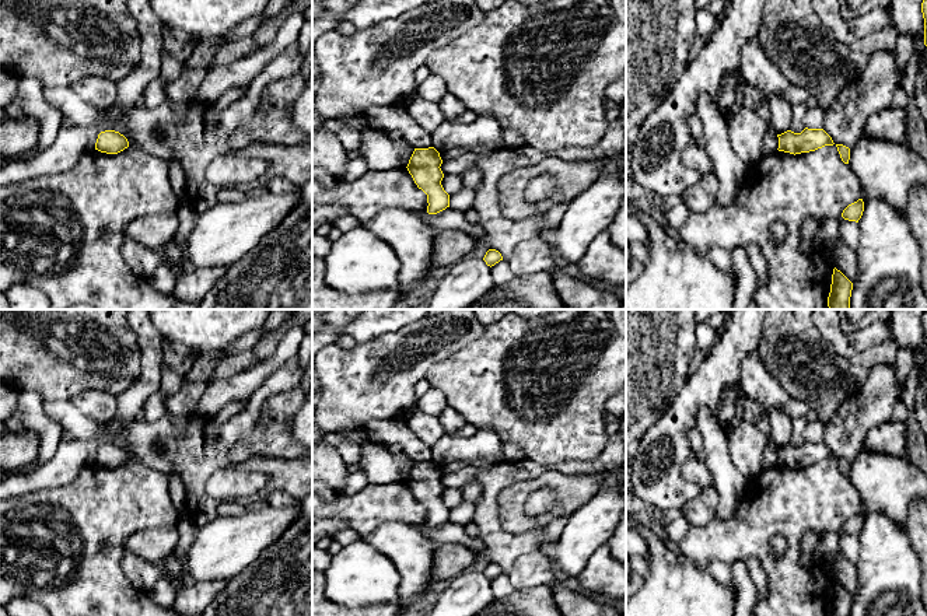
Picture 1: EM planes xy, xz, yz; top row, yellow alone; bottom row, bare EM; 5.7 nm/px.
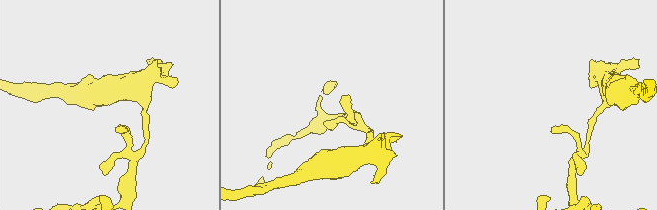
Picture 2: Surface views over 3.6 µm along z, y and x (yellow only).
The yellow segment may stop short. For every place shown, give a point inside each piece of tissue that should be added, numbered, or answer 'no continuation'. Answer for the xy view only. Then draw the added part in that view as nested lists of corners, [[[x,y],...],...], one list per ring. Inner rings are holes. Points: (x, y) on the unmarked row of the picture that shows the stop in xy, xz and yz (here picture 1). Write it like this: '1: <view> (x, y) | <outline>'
no continuation

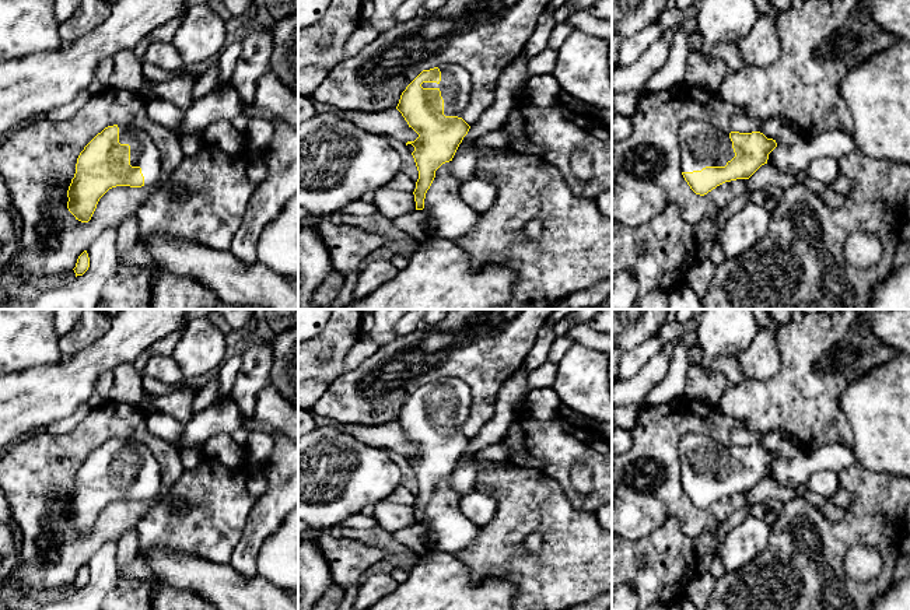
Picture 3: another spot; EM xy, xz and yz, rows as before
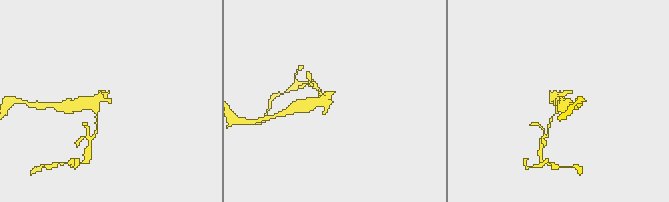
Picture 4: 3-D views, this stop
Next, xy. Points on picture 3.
1: xy (143, 466) | [[[118,438],[119,456],[130,459],[130,478],[140,480],[144,499],[150,504],[161,497],[161,469],[150,449],[134,439]]]

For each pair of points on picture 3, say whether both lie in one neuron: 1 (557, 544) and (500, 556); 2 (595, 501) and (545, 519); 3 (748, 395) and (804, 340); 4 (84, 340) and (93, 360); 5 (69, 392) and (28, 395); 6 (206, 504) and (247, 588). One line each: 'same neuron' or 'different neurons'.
1: same neuron
2: different neurons
3: same neuron
4: different neurons
5: same neuron
6: different neurons

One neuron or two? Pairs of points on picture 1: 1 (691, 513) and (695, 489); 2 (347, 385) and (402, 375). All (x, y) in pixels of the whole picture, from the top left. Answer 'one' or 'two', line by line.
1: two
2: one

